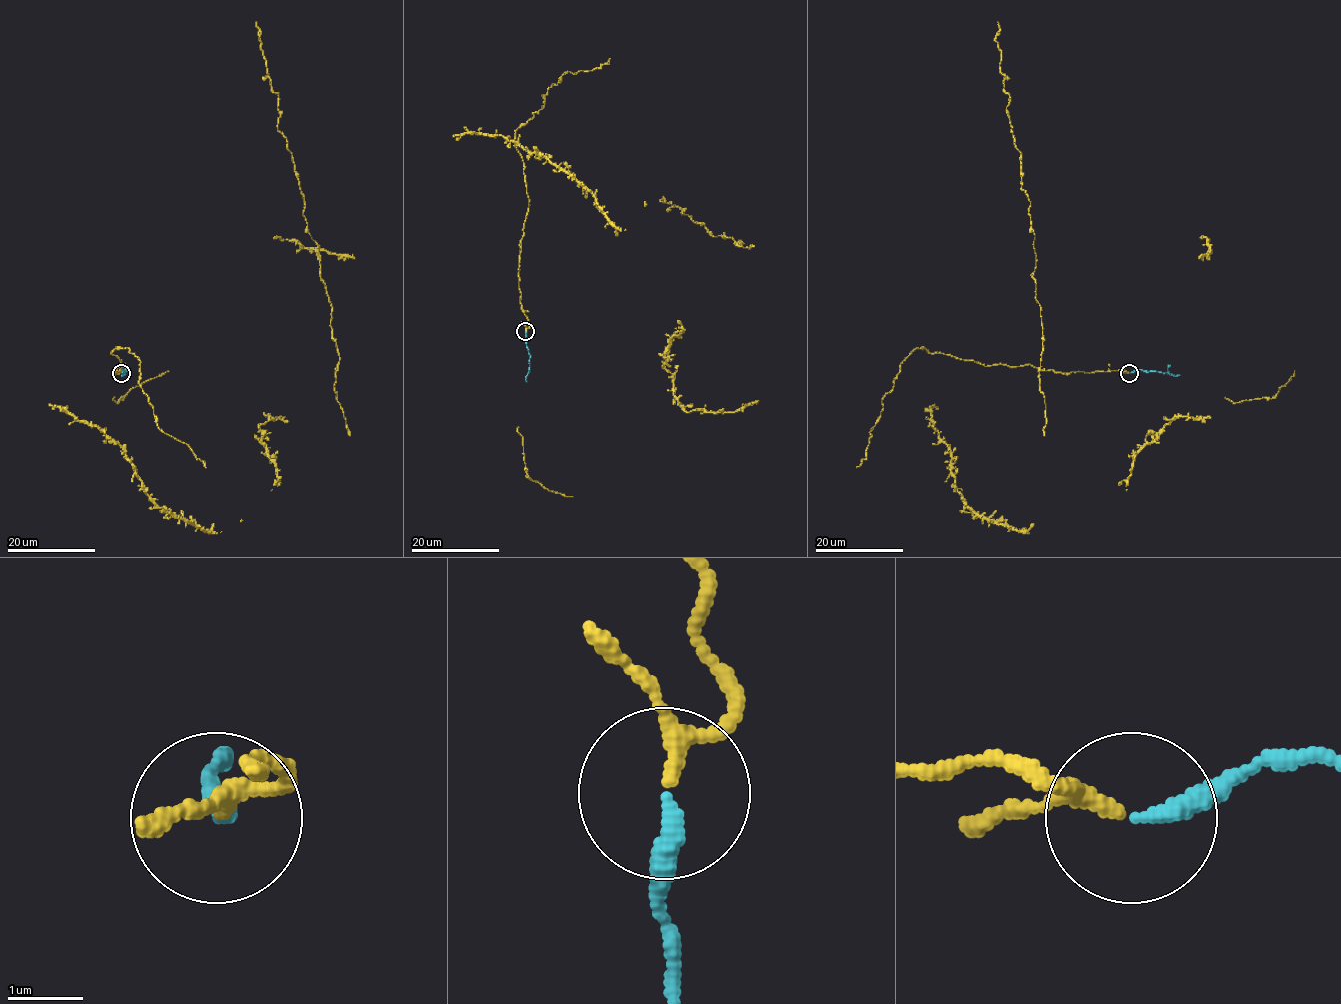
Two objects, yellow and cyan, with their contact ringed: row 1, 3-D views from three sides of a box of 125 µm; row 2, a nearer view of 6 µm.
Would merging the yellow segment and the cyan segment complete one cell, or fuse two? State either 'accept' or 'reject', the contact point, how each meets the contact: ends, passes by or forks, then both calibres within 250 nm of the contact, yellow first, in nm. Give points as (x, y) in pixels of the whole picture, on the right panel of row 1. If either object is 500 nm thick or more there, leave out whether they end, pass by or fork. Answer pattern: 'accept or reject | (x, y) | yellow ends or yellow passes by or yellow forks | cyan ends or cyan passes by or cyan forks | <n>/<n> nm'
accept | (1129, 373) | yellow passes by | cyan ends | 170/240 nm

